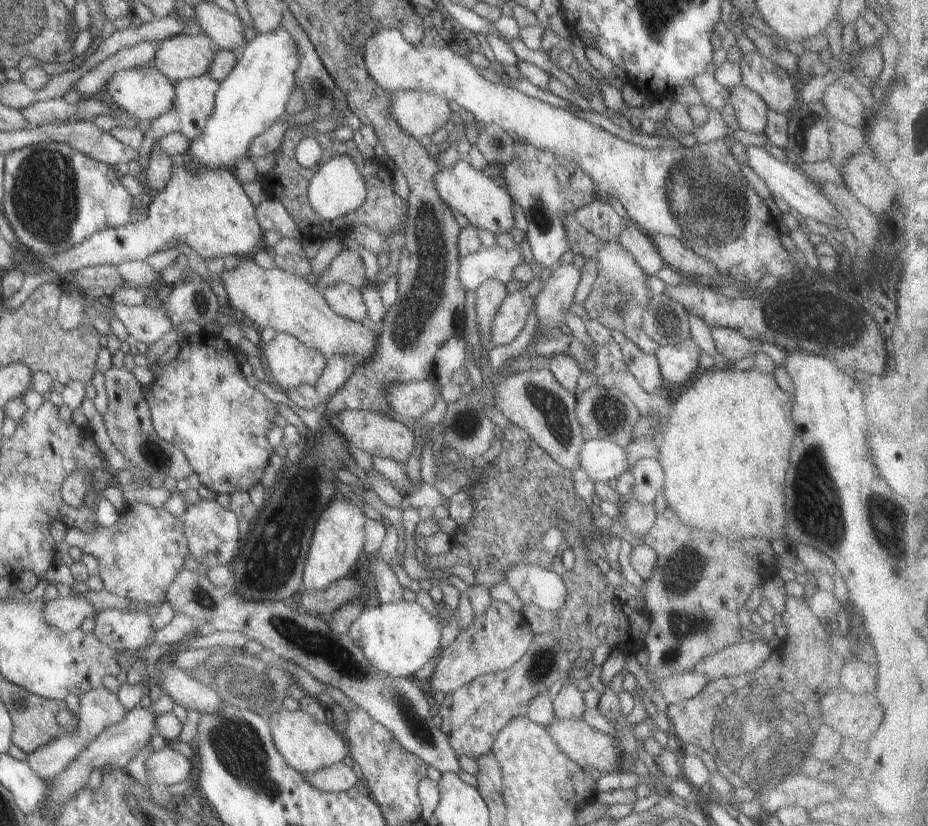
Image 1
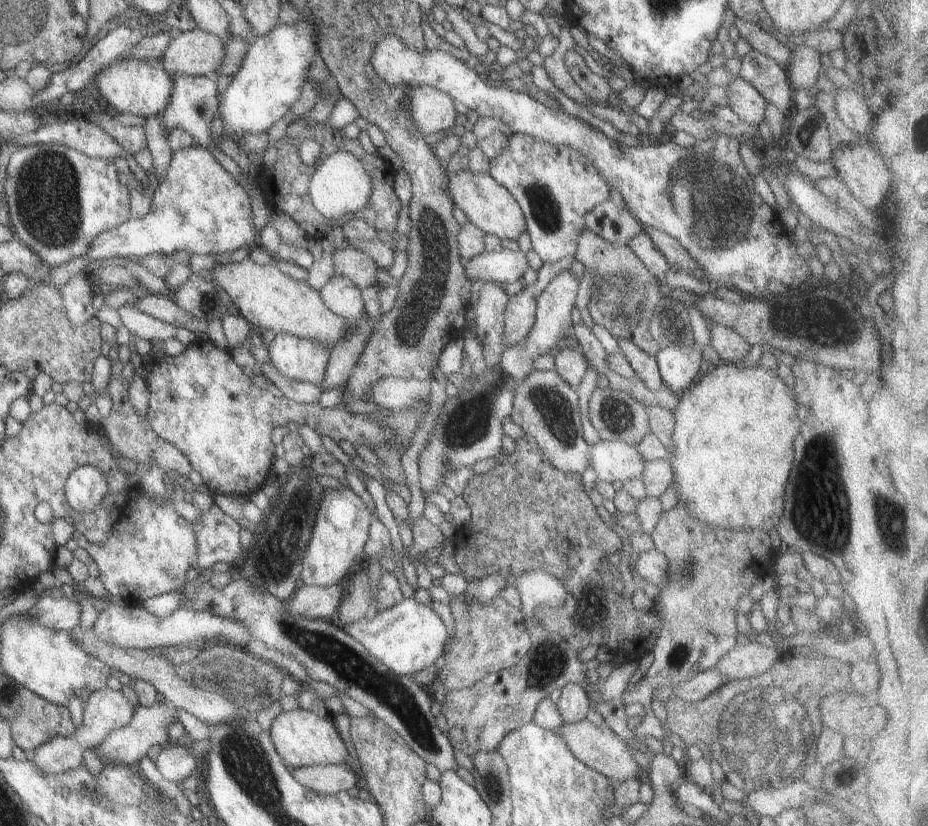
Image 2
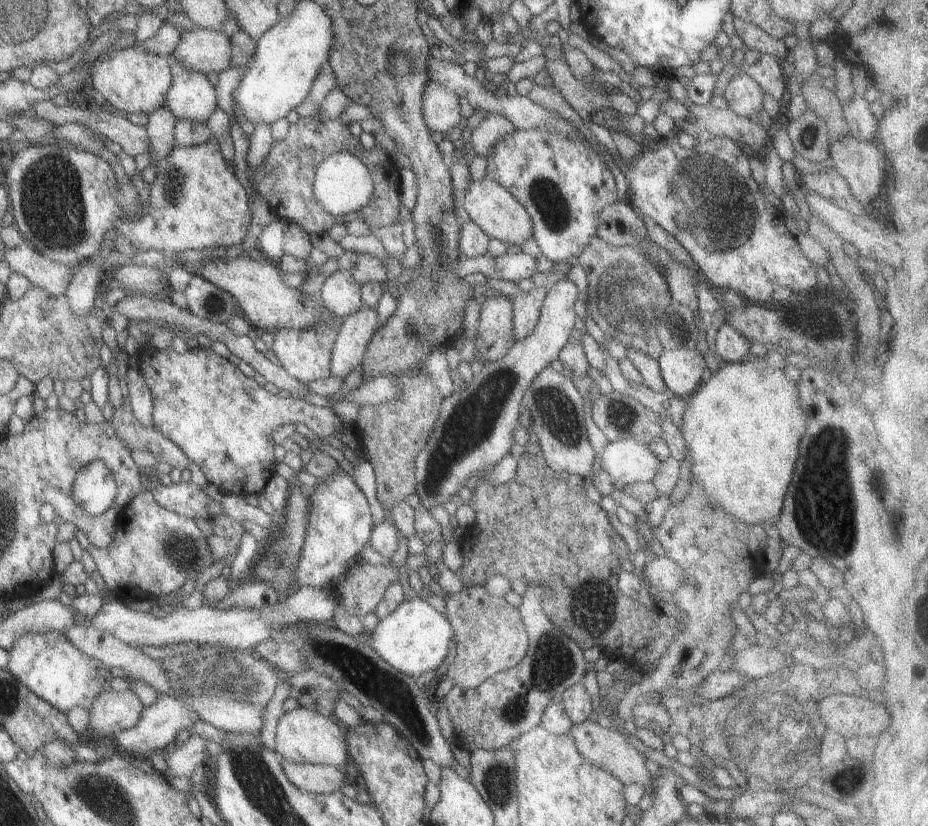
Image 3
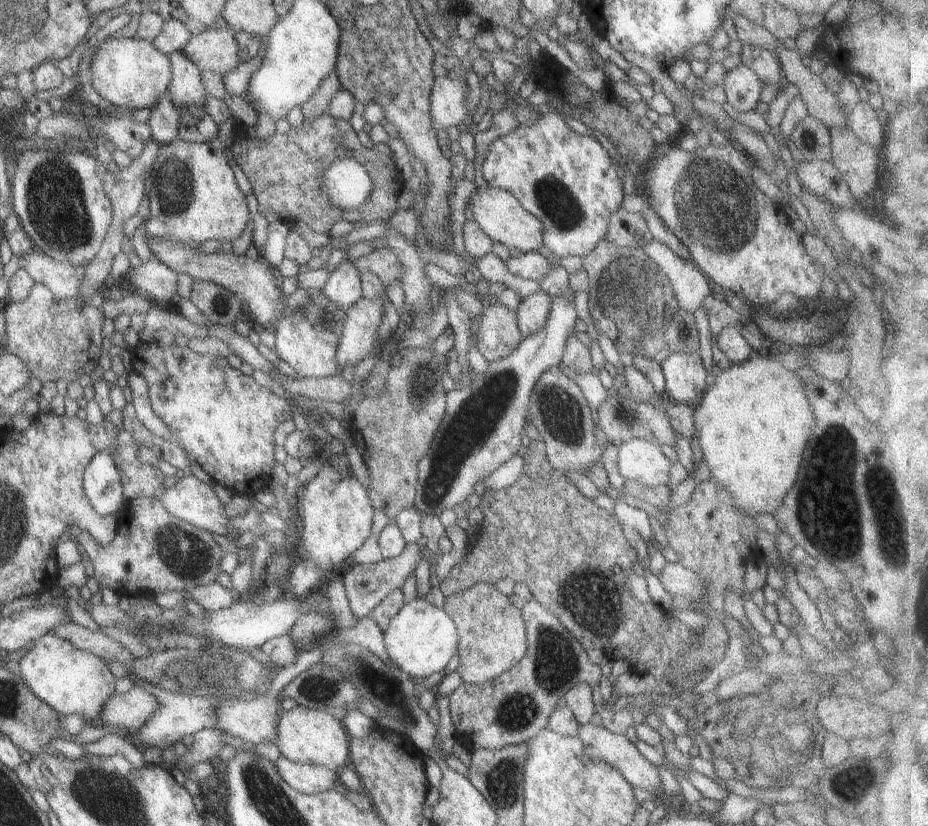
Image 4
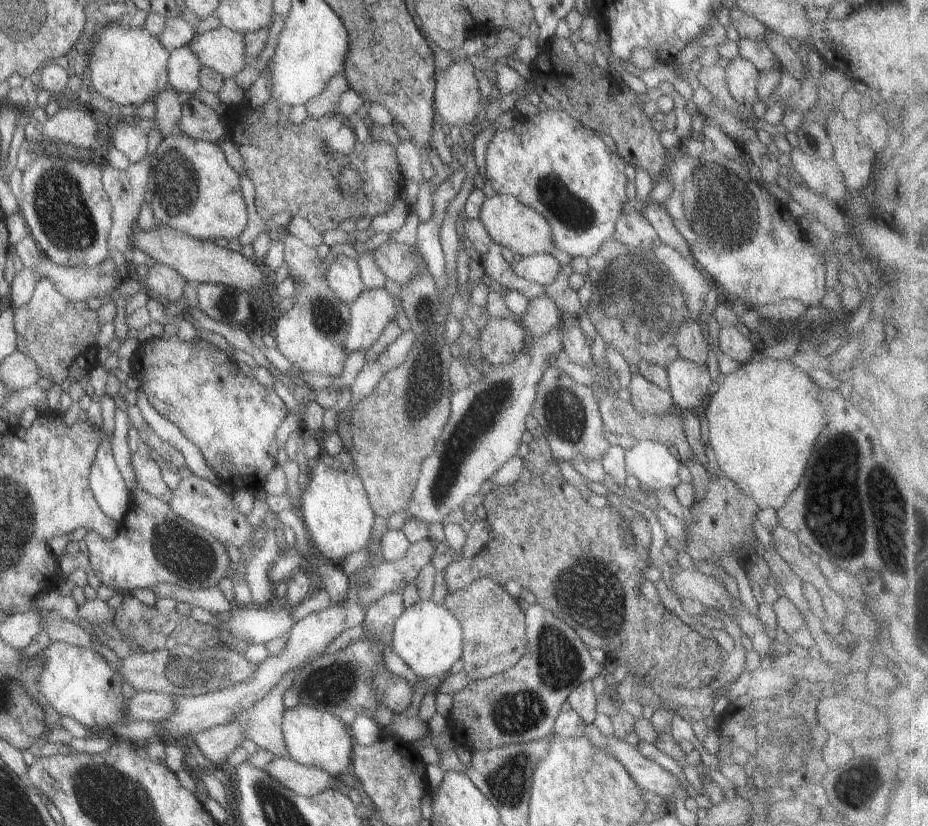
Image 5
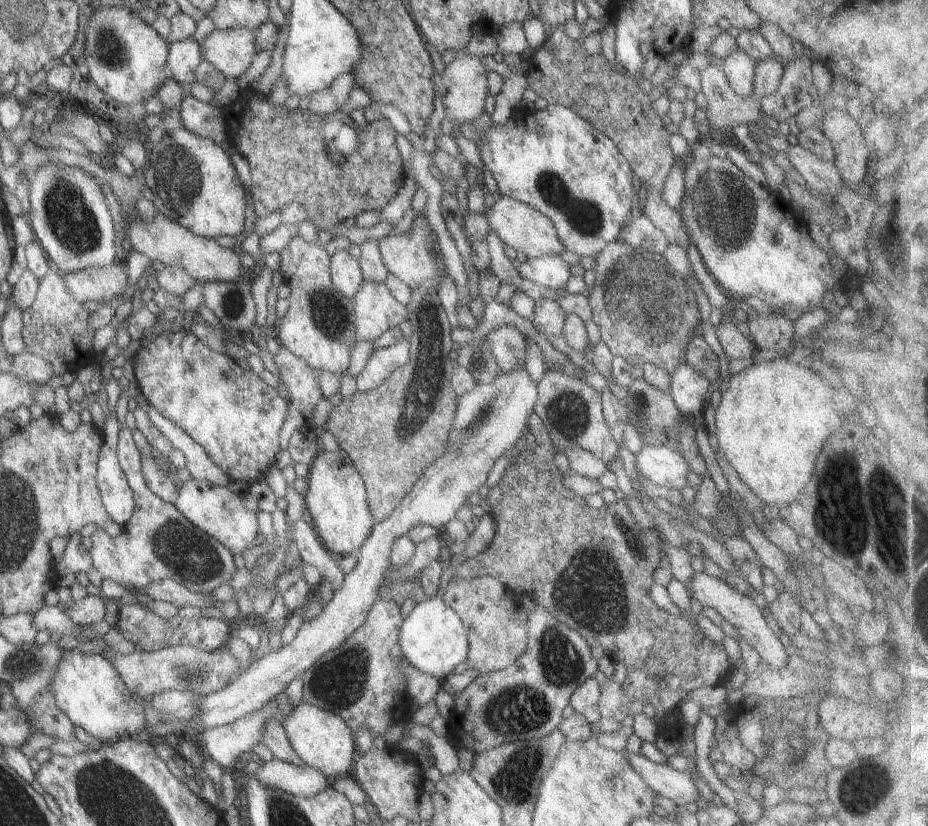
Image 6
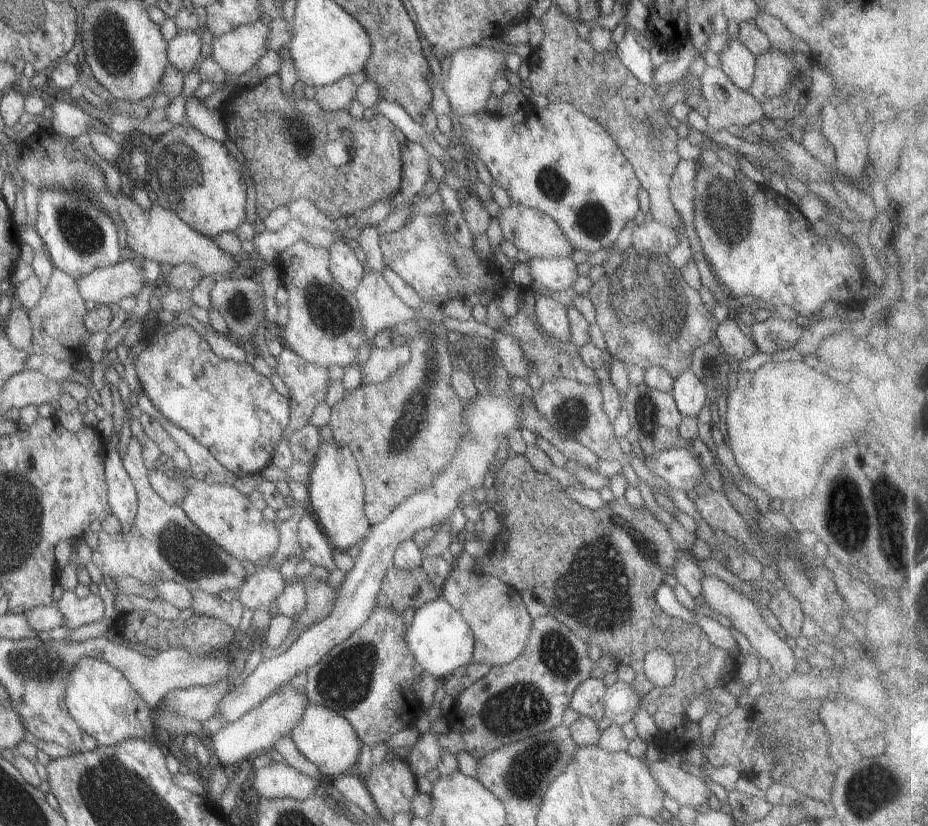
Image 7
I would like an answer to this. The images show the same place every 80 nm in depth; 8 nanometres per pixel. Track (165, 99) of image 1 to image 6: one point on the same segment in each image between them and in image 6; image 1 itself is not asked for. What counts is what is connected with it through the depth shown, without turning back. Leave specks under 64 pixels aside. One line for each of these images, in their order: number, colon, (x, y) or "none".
2: (140, 88)
3: (131, 80)
4: (129, 73)
5: (128, 67)
6: (126, 60)

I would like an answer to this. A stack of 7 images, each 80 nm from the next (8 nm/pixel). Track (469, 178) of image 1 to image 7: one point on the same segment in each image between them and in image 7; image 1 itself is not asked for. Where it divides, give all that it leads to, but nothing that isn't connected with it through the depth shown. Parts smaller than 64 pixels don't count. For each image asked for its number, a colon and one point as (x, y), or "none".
2: (490, 208)
3: (491, 208)
4: (501, 218)
5: (508, 223)
6: (523, 229)
7: (530, 231)

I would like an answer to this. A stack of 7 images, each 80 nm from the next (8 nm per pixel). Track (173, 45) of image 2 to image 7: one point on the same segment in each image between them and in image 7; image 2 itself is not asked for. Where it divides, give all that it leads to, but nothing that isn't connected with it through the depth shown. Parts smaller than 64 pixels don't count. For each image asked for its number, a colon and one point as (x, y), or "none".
3: (205, 51)
4: (214, 49)
5: (221, 50)
6: (231, 51)
7: (235, 52)

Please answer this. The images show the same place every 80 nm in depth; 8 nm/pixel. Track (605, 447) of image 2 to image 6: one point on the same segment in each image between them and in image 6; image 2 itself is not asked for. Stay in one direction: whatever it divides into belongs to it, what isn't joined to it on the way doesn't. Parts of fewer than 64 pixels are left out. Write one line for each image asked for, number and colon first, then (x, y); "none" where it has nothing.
3: (626, 460)
4: (640, 461)
5: (651, 464)
6: (660, 466)

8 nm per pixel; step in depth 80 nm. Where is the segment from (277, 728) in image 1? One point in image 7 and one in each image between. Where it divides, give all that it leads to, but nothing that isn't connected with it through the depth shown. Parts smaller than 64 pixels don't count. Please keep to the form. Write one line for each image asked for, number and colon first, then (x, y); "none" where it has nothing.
2: (300, 739)
3: (301, 736)
4: (303, 735)
5: (313, 738)
6: (321, 740)
7: (321, 736)

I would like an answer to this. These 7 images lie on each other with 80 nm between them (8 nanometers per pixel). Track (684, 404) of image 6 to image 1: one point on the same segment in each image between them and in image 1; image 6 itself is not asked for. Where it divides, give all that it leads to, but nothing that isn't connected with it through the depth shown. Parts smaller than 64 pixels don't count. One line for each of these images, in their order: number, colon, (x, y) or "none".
1: (677, 363)
2: (678, 366)
3: (681, 368)
4: (684, 376)
5: (687, 382)

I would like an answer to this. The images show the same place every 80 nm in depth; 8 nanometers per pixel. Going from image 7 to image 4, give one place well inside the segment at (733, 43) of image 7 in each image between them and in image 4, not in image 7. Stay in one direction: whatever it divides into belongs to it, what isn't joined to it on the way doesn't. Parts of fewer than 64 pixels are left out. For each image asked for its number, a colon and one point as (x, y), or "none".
4: (742, 89)
5: (740, 77)
6: (738, 69)

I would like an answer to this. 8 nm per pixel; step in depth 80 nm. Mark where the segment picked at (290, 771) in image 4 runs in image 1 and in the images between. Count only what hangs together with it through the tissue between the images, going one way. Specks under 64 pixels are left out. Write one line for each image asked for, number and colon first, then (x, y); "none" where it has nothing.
1: (337, 777)
2: (324, 779)
3: (322, 779)

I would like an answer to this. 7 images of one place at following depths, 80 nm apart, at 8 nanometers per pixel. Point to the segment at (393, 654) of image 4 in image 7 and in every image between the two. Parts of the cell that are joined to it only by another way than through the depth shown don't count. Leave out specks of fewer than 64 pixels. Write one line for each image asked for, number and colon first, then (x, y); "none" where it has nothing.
5: (425, 636)
6: (431, 638)
7: (437, 638)

